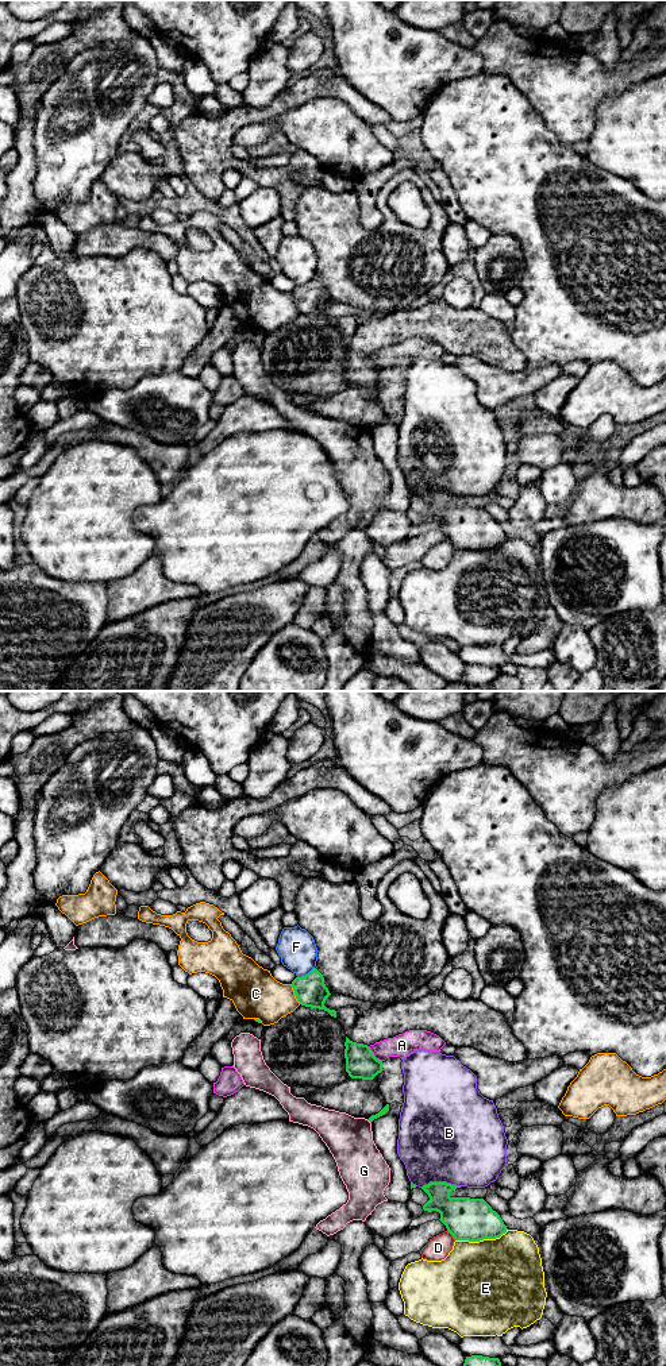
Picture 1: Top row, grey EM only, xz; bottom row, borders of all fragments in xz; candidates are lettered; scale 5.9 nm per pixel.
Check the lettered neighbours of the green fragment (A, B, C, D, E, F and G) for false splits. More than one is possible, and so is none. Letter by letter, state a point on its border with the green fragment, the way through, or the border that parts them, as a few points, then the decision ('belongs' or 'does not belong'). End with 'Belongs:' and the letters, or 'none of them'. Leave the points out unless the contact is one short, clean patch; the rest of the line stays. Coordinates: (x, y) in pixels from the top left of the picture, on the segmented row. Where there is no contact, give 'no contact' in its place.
A: contact xz (373, 1054); border xz (368, 1046), (381, 1061); does not belong
B: contact xz (441, 1183); does not belong
C: contact xz (295, 994); does not belong
D: contact xz (451, 1234); does not belong
E: contact xz (481, 1239); does not belong
F: contact xz (305, 975); does not belong
G: contact xz (369, 1121); does not belong
Belongs: none of them

